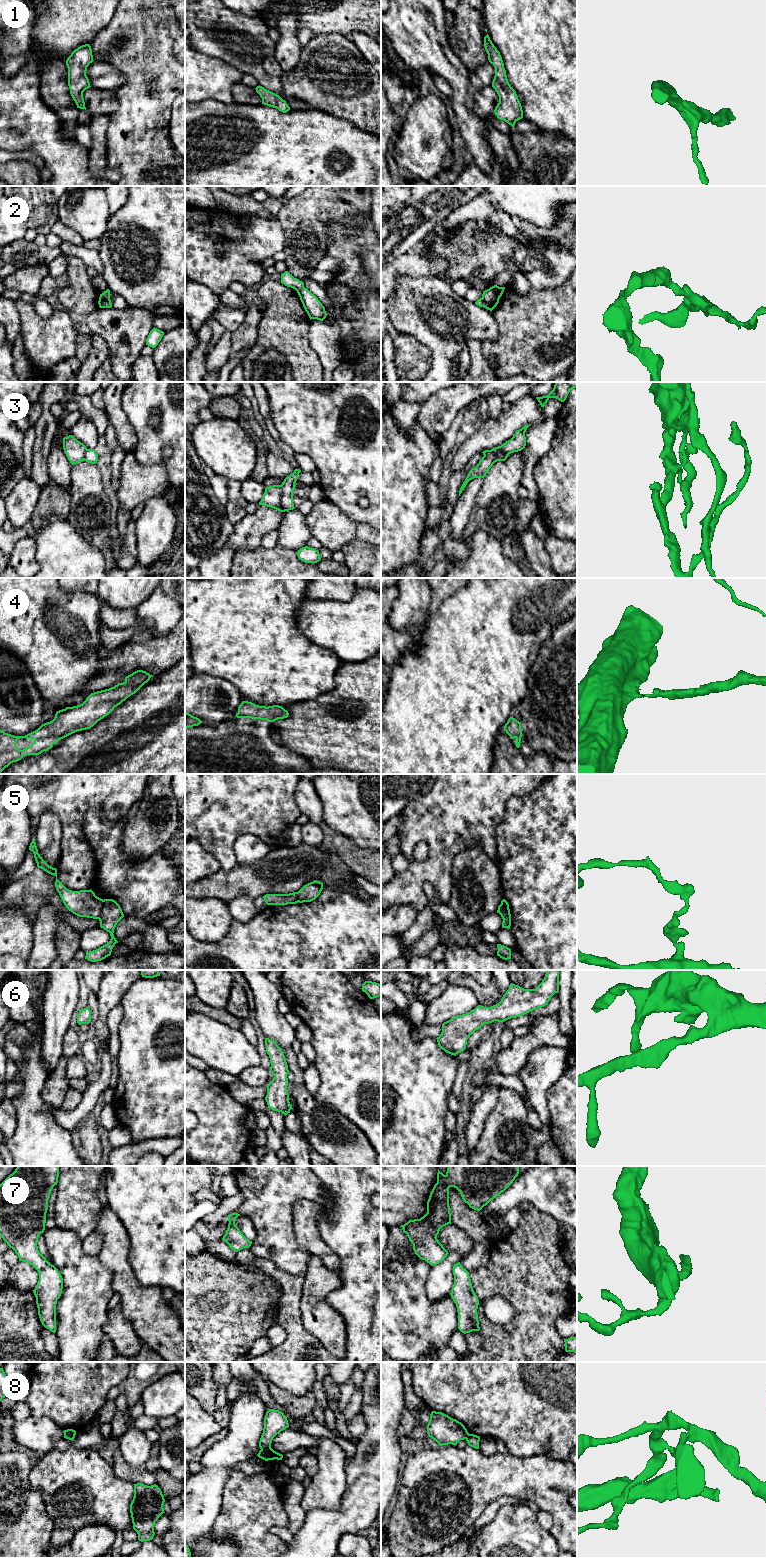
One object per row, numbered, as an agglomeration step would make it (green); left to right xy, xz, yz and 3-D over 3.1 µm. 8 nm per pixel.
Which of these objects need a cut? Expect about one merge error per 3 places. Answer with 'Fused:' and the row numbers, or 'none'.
Fused: 2, 3, 5, 8

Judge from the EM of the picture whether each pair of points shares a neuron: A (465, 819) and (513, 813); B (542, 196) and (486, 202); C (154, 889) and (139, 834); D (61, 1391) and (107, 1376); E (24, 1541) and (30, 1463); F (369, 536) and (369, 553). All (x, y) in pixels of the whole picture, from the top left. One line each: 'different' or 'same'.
A: different
B: same
C: different
D: same
E: same
F: different

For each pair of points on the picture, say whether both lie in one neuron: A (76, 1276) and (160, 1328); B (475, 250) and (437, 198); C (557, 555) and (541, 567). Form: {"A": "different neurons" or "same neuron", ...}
{"A": "different neurons", "B": "different neurons", "C": "different neurons"}

